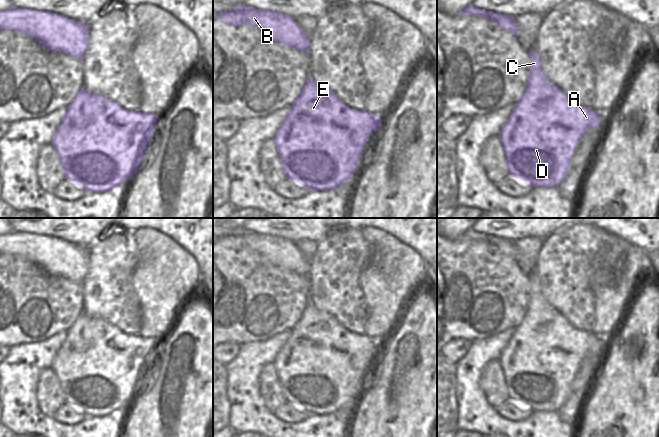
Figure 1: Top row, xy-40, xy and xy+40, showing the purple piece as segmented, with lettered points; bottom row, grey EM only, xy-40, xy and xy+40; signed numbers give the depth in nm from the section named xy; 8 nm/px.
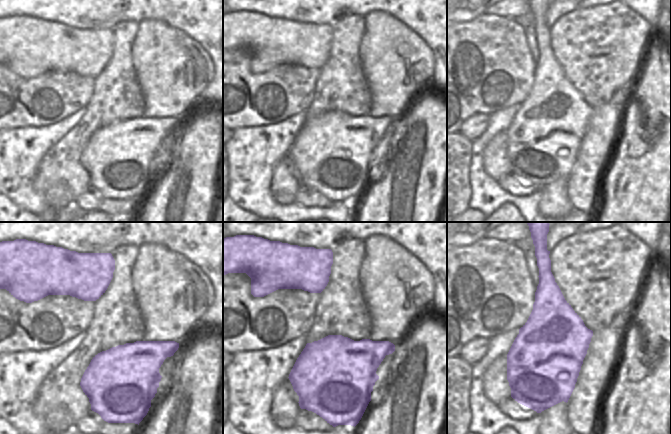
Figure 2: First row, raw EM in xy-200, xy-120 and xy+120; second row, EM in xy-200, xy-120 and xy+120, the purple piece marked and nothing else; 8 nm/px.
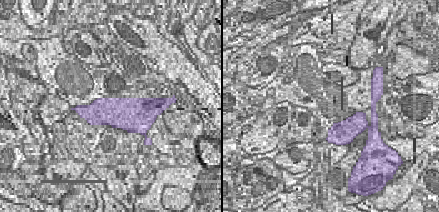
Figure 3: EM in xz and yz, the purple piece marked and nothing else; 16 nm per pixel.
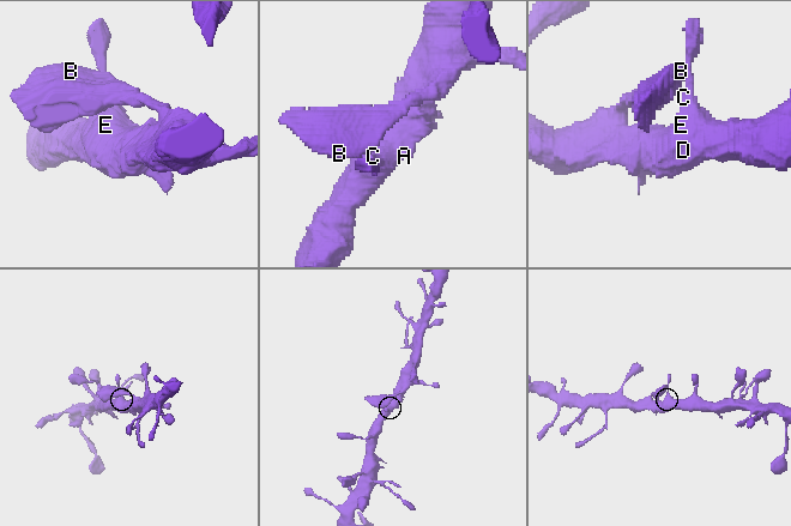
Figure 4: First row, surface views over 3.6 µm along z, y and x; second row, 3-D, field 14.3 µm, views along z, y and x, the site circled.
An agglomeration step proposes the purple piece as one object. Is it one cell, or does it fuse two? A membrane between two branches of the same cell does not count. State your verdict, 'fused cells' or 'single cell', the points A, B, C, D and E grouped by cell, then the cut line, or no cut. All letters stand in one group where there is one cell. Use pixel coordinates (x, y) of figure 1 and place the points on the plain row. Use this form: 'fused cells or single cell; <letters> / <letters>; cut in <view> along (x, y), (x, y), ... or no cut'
single cell; A B C D E; no cut

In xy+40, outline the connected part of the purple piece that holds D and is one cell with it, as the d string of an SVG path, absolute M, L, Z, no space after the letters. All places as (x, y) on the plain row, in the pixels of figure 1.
M534 273L529 275L529 280L531 292L527 312L501 352L499 362L510 400L524 405L532 412L557 411L569 394L569 388L583 358L588 353L599 352L602 337L591 331L576 329L545 300Z

